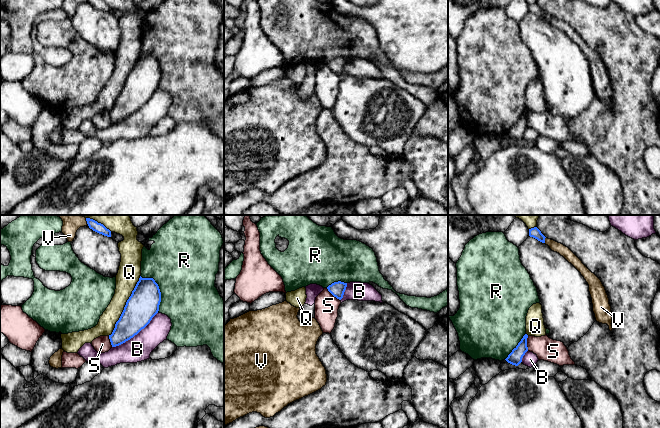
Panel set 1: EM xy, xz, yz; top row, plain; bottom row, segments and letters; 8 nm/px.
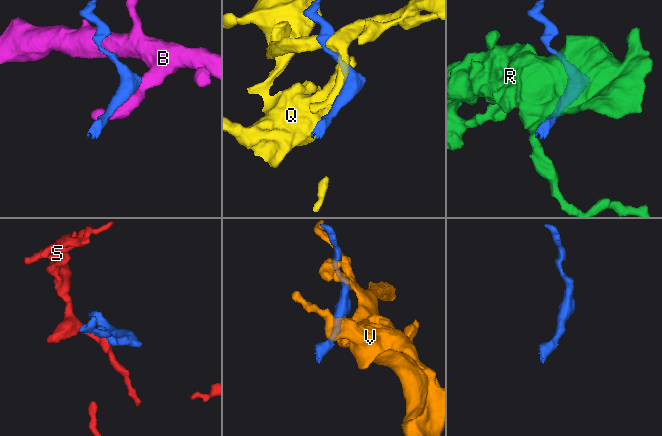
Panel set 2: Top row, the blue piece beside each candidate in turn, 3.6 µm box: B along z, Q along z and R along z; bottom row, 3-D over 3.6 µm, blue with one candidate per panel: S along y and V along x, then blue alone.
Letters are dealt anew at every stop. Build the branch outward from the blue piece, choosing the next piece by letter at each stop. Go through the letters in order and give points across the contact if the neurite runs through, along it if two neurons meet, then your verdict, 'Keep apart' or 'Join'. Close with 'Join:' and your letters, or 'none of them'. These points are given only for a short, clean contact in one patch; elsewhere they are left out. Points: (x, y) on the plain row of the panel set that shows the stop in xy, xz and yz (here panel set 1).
B: Keep apart
Q: Keep apart
R: Keep apart
S: Boundary: yz (528, 112), (527, 126). Keep apart
V: Keep apart
Join: none of them

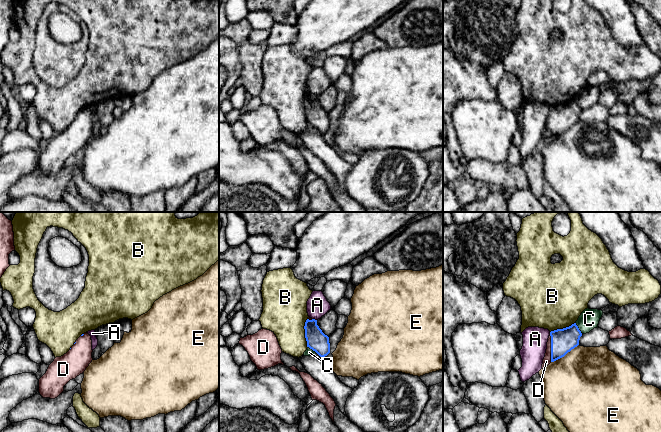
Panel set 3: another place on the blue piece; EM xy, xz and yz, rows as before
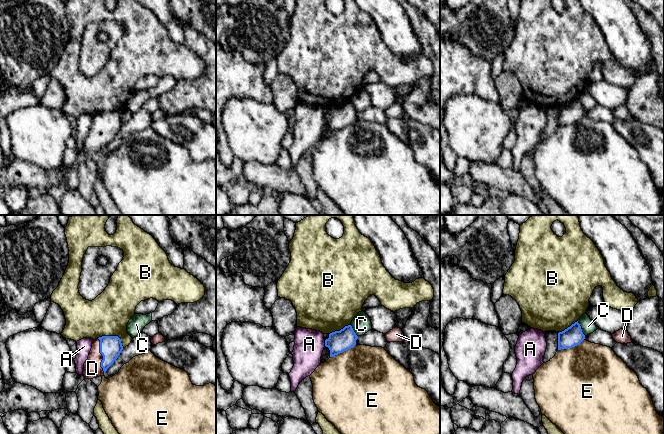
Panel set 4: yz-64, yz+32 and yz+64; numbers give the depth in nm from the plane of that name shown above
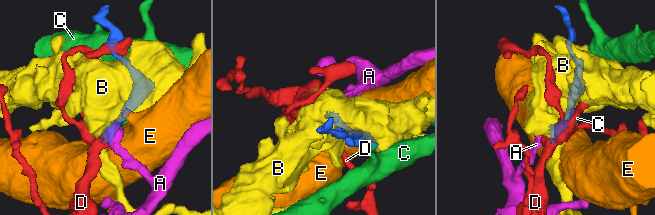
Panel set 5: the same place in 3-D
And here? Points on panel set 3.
A: Boundary: xz (312, 94), (316, 96). Keep apart
B: Keep apart
C: Keep apart
D: Path across: yz (563, 116), (551, 124), (551, 131), (547, 135). Join
E: Boundary: yz (578, 120), (563, 132), (551, 138). Keep apart
Join: D

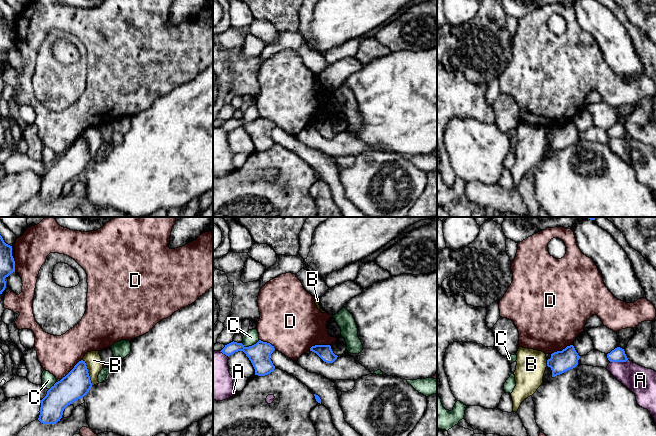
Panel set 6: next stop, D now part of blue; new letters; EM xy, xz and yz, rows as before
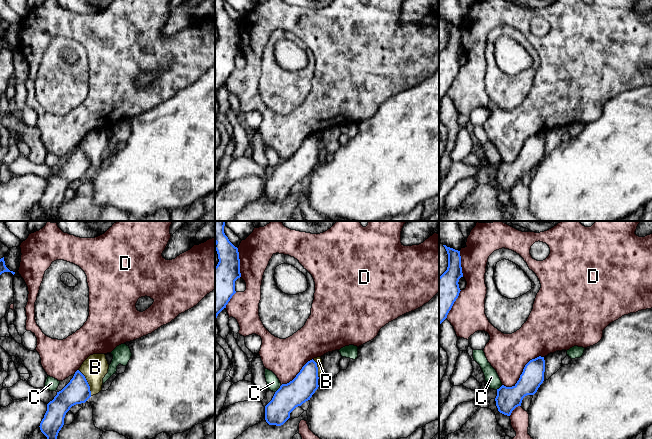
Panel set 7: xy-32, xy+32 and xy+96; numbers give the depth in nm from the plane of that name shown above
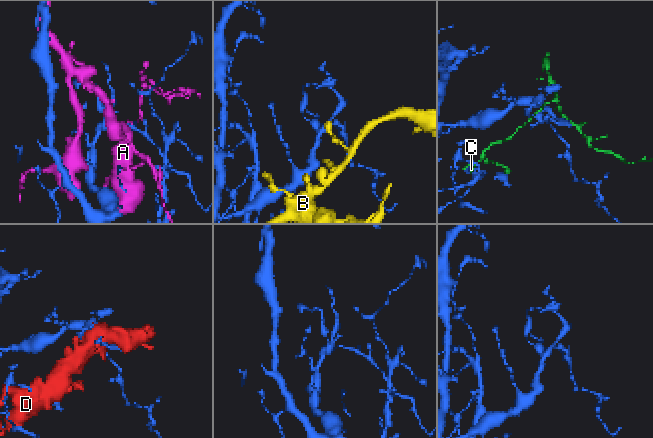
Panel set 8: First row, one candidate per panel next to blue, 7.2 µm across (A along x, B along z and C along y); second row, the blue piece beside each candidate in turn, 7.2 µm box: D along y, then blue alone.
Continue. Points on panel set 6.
A: Keep apart
B: Keep apart
C: Keep apart
D: Keep apart
Join: none of them

